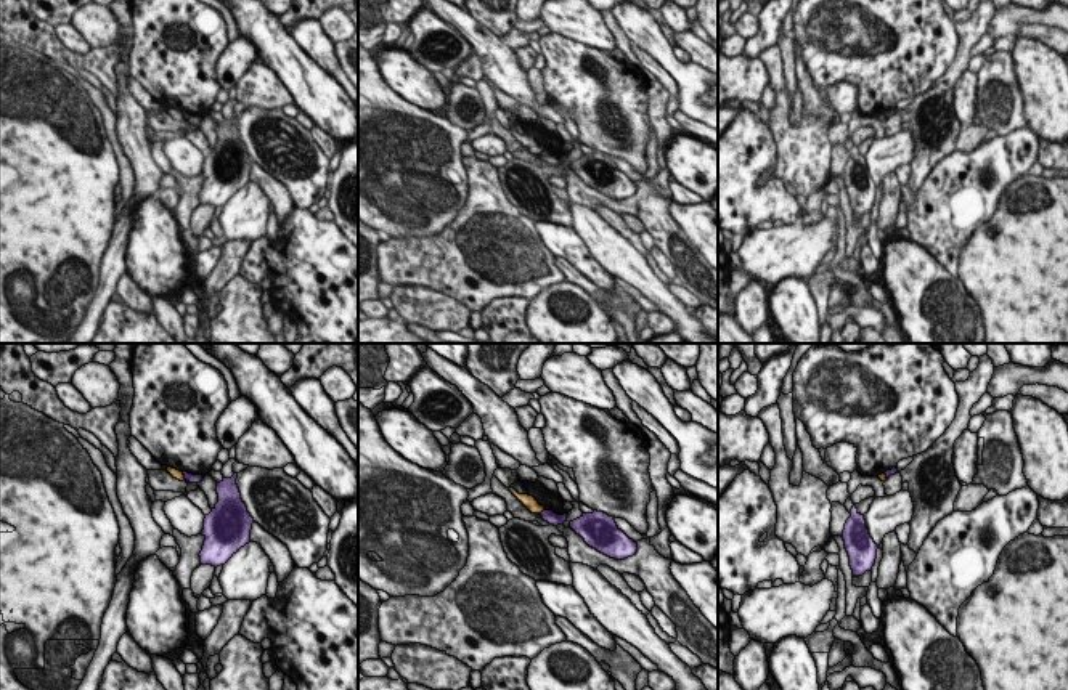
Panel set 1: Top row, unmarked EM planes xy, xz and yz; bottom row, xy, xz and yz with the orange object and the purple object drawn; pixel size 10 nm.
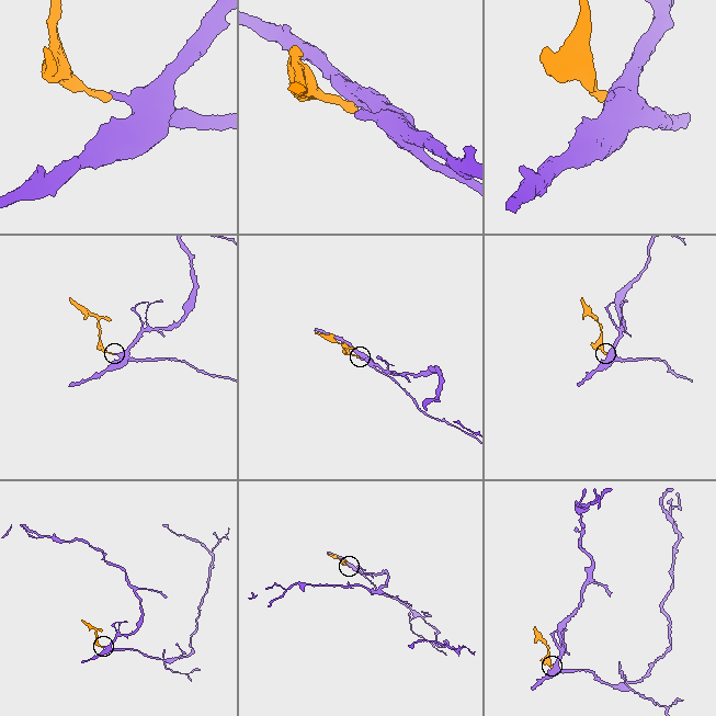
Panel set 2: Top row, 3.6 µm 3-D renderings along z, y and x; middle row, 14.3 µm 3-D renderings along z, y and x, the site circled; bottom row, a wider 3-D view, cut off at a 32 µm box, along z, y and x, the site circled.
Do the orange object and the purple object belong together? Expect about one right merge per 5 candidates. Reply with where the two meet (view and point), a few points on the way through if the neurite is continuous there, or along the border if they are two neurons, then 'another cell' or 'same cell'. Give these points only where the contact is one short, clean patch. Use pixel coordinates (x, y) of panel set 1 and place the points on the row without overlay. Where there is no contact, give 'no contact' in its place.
contact xz (542, 151); border xz (543, 150), (540, 154); another cell

